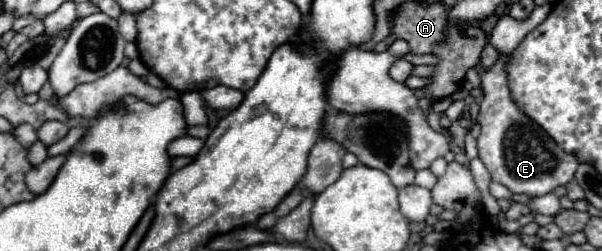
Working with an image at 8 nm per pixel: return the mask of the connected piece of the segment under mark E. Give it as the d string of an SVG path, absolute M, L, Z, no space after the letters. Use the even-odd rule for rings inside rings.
M499 55L493 67L479 67L483 101L479 105L477 123L481 125L481 133L477 137L479 159L491 173L491 179L503 183L513 193L525 193L531 197L541 197L551 193L559 185L567 185L577 171L577 157L565 153L533 119L529 119L521 107L513 101L505 65L509 63L509 55Z

